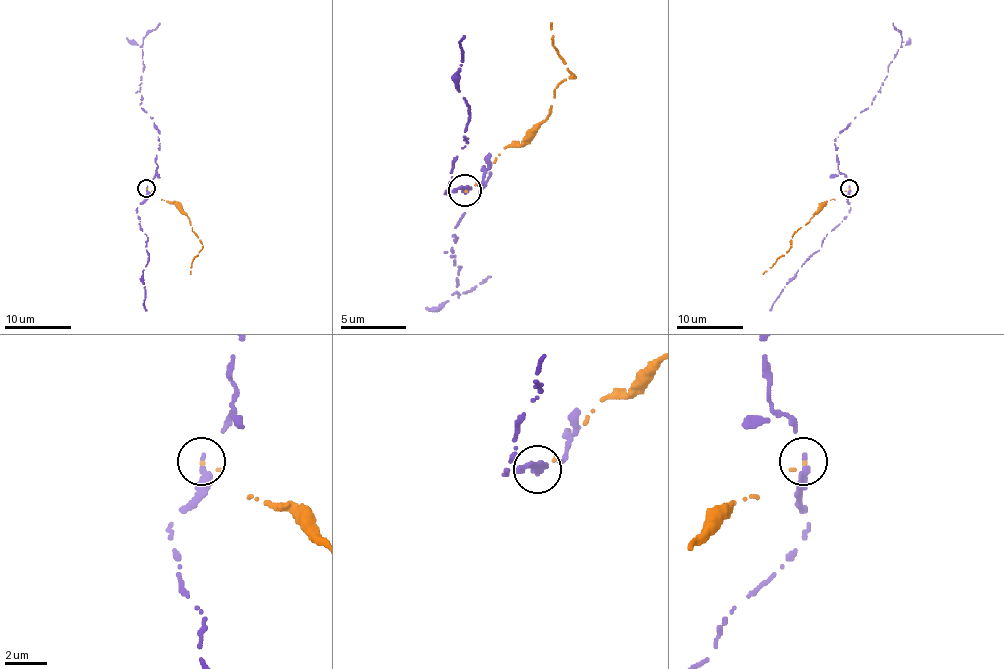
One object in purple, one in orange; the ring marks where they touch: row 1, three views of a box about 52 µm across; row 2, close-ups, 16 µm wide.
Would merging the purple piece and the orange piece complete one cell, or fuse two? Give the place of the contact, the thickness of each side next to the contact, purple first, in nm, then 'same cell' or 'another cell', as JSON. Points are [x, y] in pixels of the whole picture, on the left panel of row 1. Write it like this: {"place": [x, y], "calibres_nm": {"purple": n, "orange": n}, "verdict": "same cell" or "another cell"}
{"place": [146, 188], "calibres_nm": {"purple": 240, "orange": 150}, "verdict": "another cell"}

